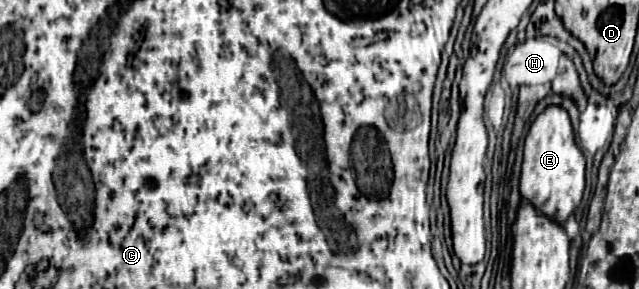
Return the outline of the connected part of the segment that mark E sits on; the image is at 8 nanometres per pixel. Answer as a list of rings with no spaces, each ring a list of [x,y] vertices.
[[[549,104],[529,128],[529,134],[525,138],[525,156],[519,190],[525,200],[533,202],[537,210],[553,214],[557,222],[565,222],[583,198],[585,154],[575,140],[569,112],[561,104]]]

